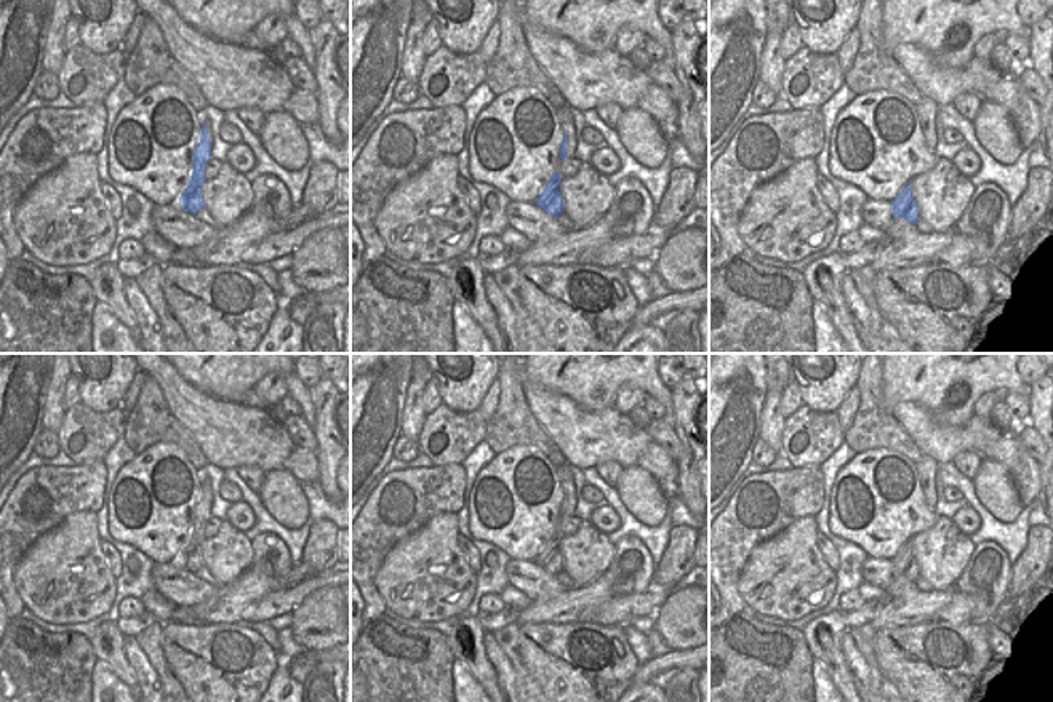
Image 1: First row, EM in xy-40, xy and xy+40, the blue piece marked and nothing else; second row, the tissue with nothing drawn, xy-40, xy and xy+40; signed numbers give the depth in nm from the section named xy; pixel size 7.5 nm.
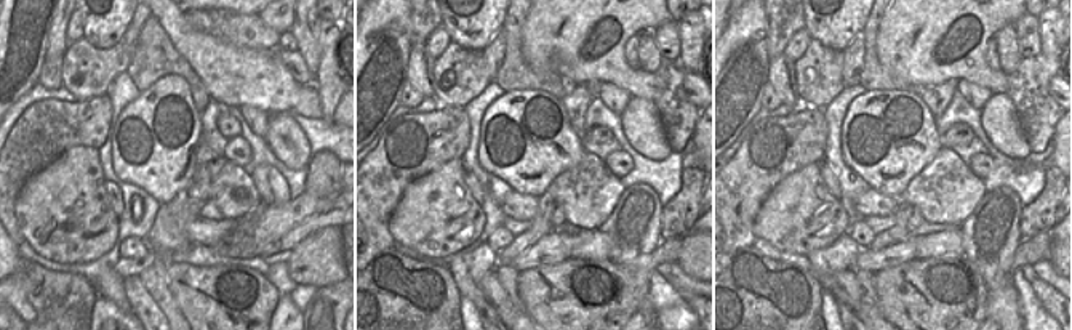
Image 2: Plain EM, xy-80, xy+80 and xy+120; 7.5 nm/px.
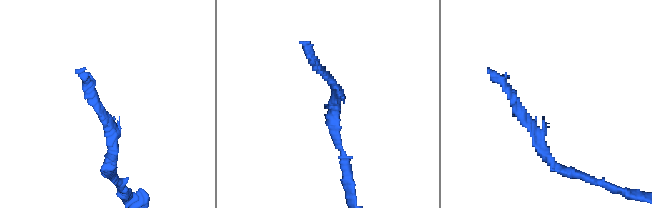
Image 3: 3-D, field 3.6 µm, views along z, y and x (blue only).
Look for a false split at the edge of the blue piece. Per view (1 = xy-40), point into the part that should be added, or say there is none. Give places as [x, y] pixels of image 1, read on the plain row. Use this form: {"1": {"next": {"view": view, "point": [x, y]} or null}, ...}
{"1": {"next": null}}

